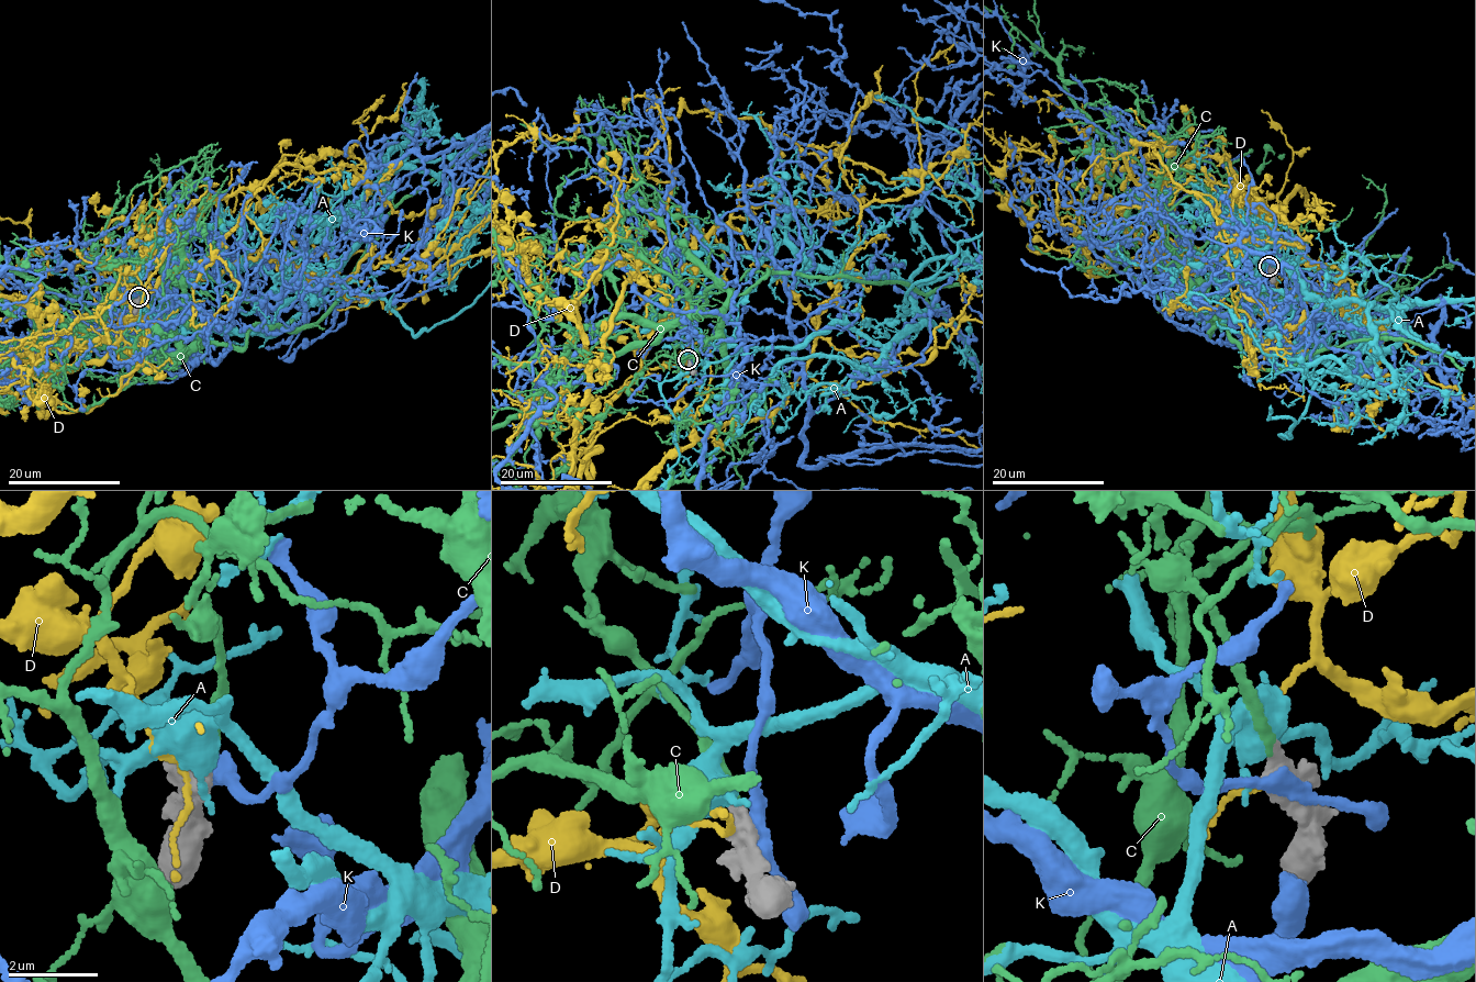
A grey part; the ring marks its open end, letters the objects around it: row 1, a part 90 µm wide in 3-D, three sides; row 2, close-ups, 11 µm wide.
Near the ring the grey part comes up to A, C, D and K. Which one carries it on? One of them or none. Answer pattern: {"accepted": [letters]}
{"accepted": ["C"]}

